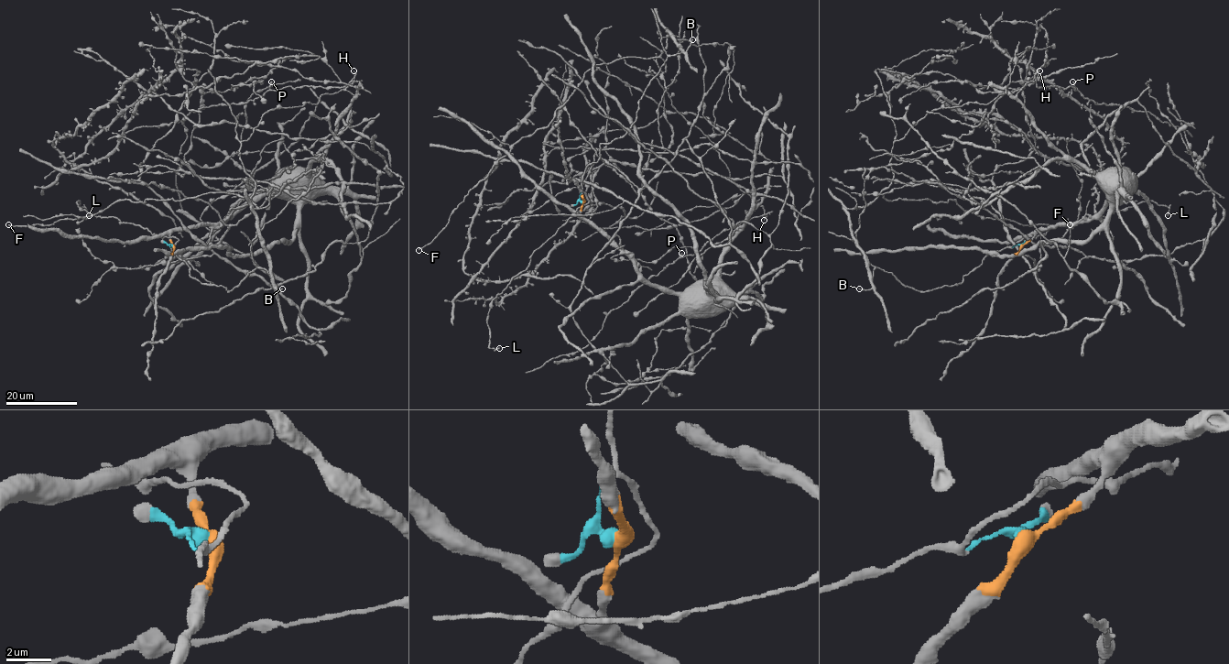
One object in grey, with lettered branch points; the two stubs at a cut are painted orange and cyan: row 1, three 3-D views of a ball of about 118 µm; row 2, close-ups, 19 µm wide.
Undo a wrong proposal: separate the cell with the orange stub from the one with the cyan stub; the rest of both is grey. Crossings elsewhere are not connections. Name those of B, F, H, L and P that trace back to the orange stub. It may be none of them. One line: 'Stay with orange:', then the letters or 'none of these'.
Stay with orange: none of these

